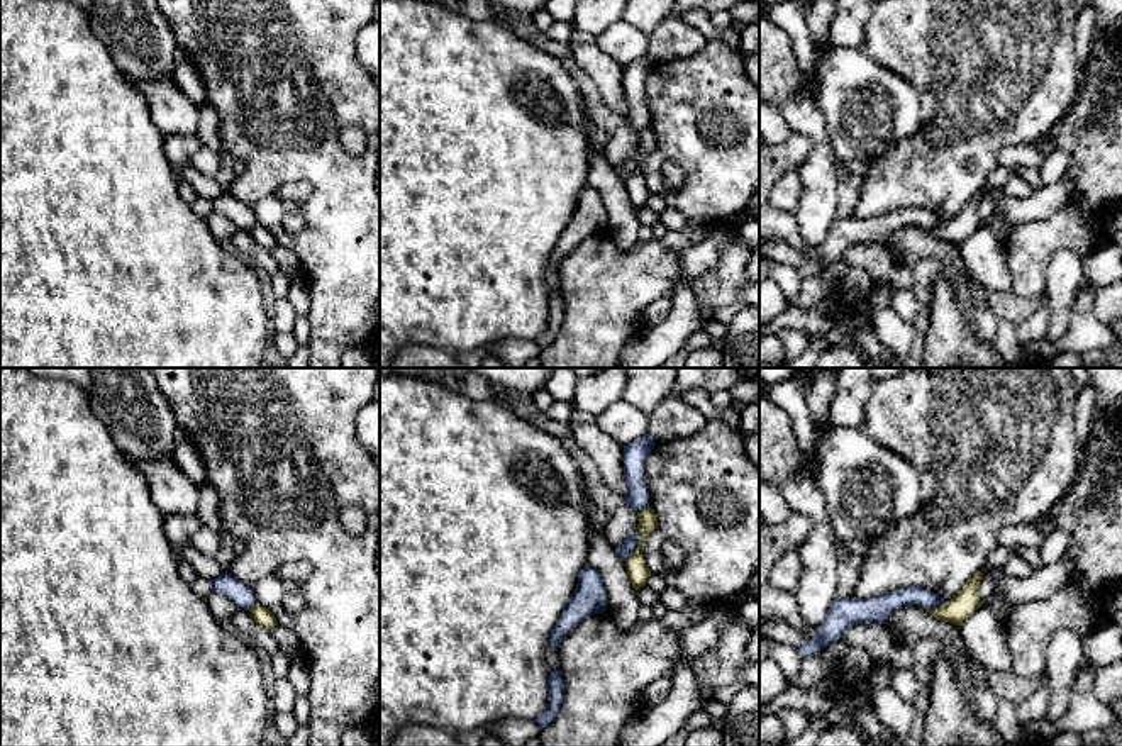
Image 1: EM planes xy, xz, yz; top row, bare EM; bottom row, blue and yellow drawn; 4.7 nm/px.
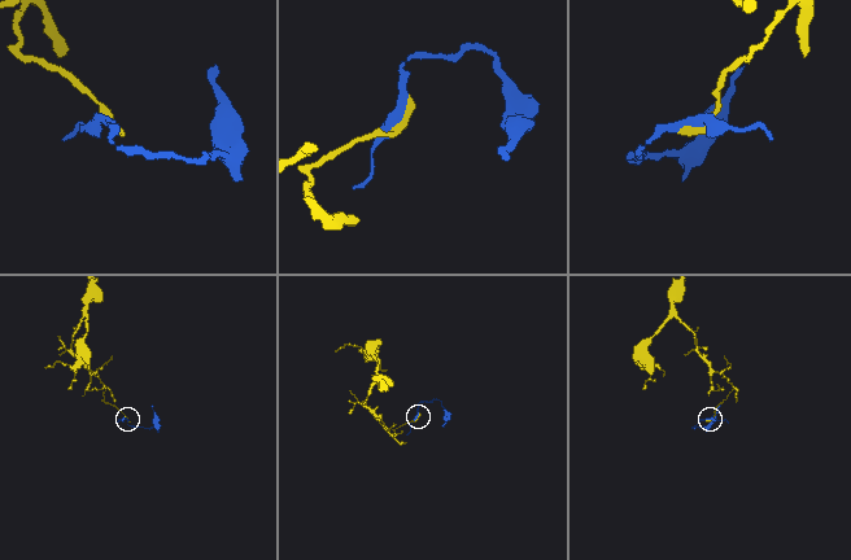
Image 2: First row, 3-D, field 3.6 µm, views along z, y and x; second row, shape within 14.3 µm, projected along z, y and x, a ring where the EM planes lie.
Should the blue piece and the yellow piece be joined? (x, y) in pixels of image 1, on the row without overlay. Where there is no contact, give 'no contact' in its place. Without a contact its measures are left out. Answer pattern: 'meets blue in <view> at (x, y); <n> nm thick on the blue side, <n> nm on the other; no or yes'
meets blue in xz at (636, 167); 80 nm thick on the blue side, 100 nm on the other; no

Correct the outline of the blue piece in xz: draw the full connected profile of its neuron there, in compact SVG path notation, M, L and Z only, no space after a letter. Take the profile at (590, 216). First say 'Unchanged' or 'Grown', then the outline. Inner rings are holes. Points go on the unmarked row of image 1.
Unchanged. M586 186L580 193L576 209L551 253L549 264L558 271L564 256L576 244L593 234L603 234L607 231L607 224L608 214L602 195L595 188Z

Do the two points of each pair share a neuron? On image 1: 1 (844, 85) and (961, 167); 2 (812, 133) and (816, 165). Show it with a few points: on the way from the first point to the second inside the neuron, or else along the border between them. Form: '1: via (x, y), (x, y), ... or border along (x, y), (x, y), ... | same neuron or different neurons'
1: border along (919, 94), (919, 128), (882, 156) | different neurons
2: via (817, 141), (817, 156) | same neuron

